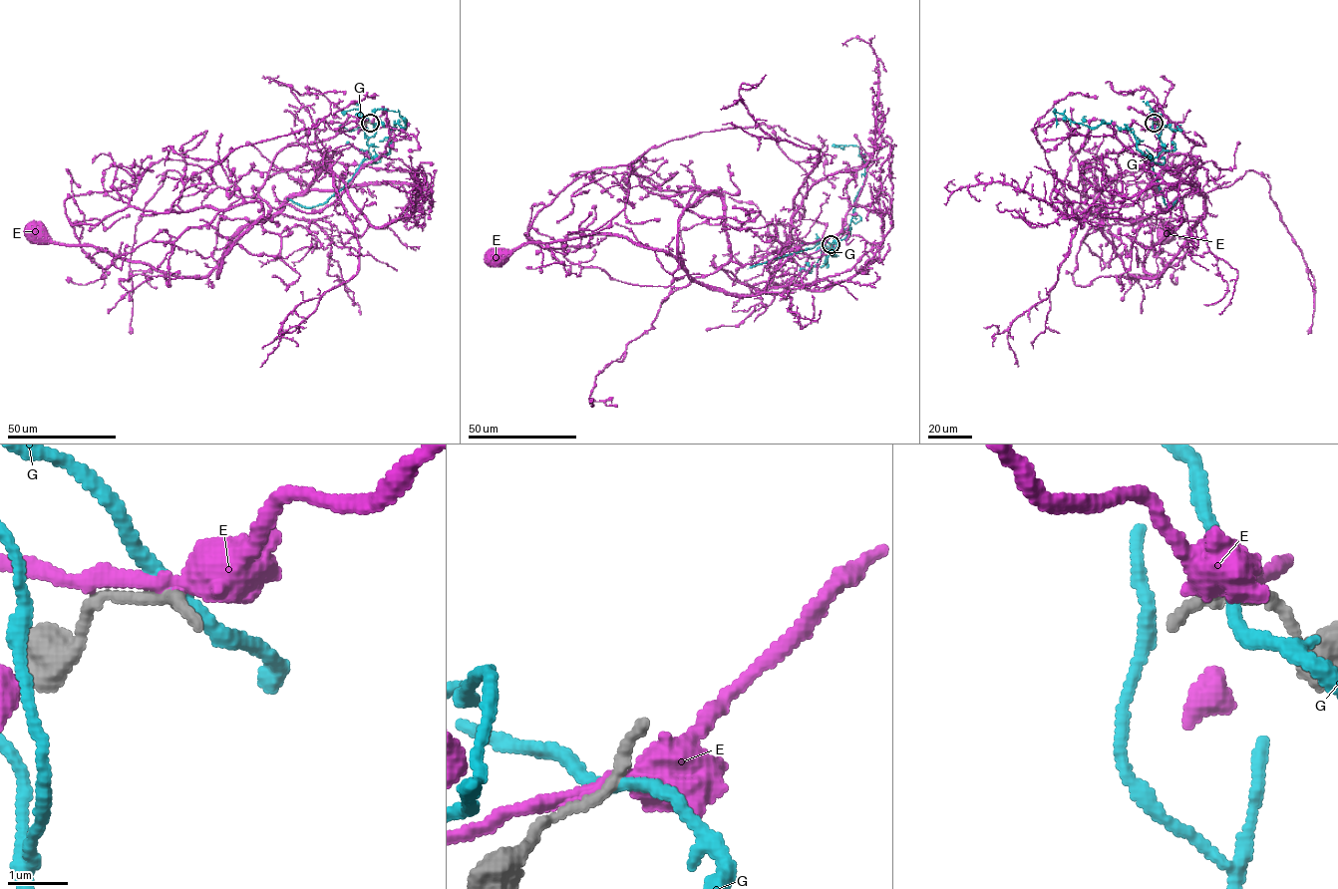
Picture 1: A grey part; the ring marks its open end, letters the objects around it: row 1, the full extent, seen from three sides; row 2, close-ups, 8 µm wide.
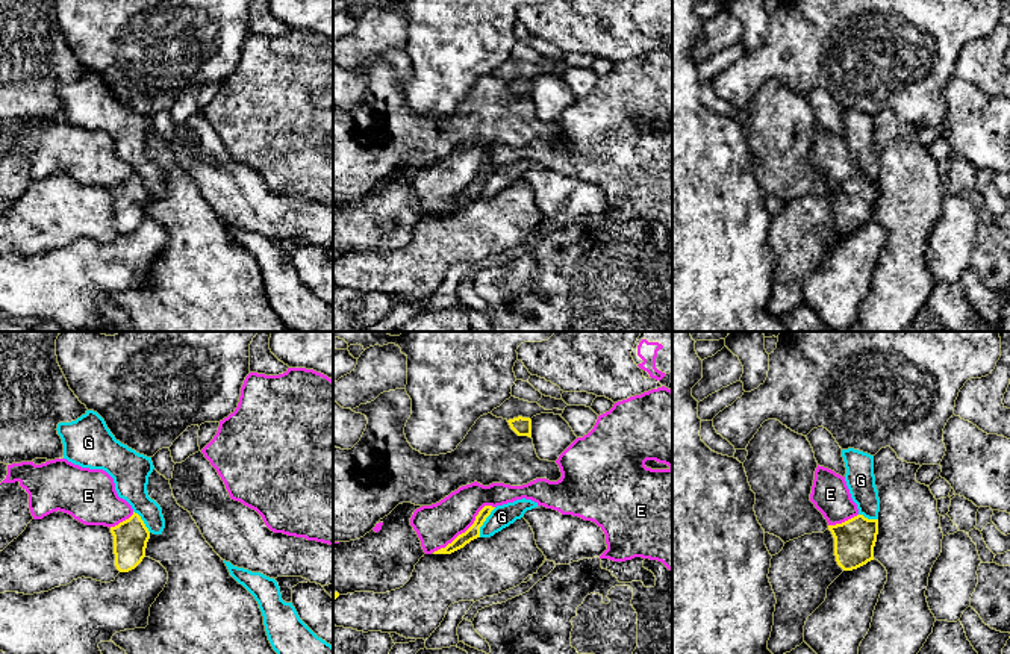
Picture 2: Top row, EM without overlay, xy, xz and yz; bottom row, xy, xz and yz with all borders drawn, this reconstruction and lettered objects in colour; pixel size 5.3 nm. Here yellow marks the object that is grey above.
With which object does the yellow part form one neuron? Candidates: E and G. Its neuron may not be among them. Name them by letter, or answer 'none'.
none

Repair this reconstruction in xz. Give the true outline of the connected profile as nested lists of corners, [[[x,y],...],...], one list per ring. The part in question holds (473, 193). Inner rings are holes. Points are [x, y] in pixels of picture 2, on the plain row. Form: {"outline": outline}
{"outline": [[[485,167],[475,177],[474,185],[465,194],[459,195],[451,204],[448,204],[445,209],[435,212],[433,215],[451,215],[463,209],[471,201],[480,198],[480,188],[483,186],[483,183],[486,182],[486,179],[491,176],[494,170],[495,168],[492,167]]]}

